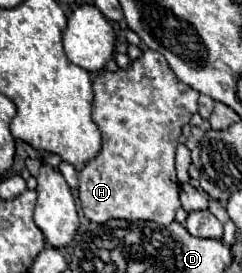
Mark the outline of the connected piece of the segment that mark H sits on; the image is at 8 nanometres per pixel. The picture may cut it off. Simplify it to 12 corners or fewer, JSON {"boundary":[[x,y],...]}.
{"boundary":[[160,53],[94,77],[90,221],[170,225],[198,91]]}

